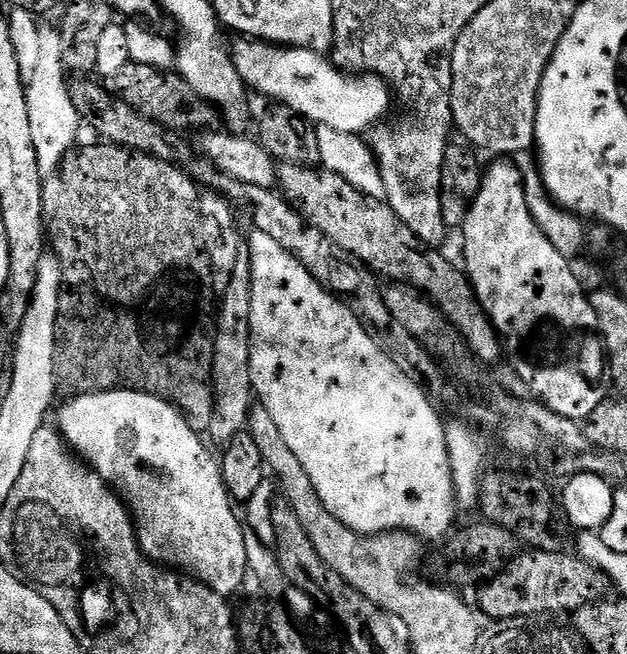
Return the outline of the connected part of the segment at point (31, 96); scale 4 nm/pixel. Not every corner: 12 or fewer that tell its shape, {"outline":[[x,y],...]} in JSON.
{"outline":[[41,31],[26,84],[40,175],[77,147],[80,115],[68,93],[62,38]]}

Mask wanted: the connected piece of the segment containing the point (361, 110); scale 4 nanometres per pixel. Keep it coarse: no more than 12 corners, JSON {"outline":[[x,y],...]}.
{"outline":[[255,38],[230,51],[245,88],[315,125],[364,134],[393,93],[327,55]]}

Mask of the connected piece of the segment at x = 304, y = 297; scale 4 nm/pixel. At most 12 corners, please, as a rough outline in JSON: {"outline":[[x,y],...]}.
{"outline":[[253,231],[252,390],[338,522],[453,531],[427,391]]}

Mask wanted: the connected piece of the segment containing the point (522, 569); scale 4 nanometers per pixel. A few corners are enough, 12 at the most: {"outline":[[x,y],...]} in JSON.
{"outline":[[521,551],[479,585],[499,622],[571,614],[608,577],[567,551]]}

